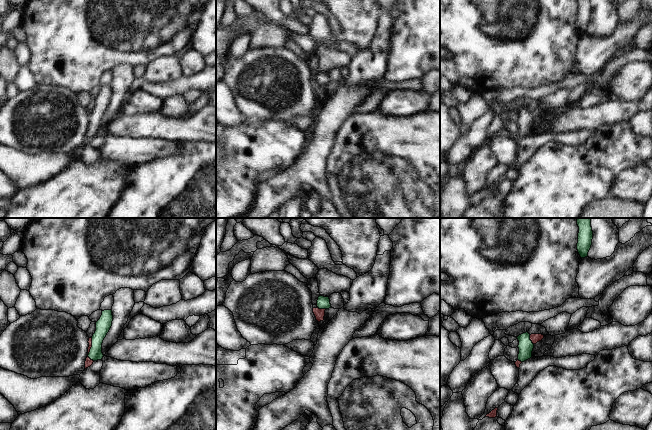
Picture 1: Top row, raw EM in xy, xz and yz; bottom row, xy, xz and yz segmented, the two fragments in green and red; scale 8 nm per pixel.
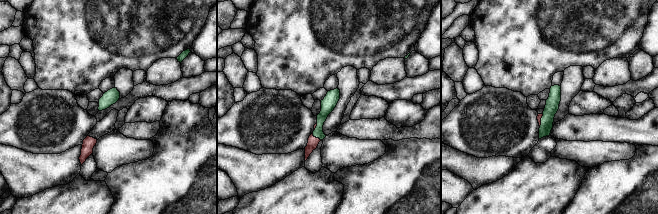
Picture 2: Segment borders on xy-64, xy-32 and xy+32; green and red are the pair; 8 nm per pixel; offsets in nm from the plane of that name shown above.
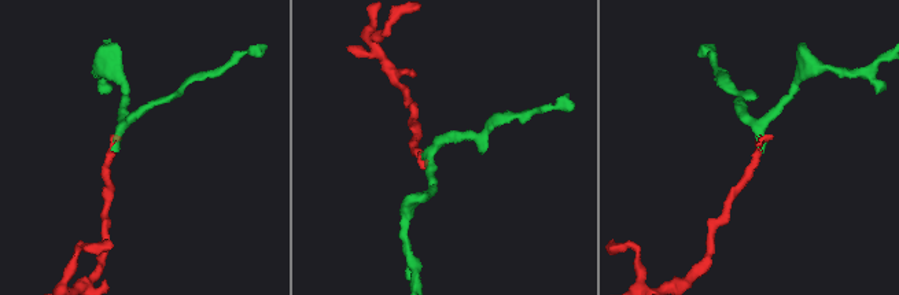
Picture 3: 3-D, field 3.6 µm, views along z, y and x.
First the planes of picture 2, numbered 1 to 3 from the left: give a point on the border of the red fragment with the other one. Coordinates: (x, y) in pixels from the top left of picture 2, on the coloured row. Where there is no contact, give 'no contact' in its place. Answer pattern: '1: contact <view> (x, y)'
1: no contact
2: contact xy-32 (316, 137)
3: contact xy+32 (541, 119)

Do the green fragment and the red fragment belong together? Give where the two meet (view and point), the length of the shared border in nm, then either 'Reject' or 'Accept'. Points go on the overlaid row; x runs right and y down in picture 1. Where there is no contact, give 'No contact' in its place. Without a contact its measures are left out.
Touches green at yz (530, 340). Shared border 90 nm. Accept

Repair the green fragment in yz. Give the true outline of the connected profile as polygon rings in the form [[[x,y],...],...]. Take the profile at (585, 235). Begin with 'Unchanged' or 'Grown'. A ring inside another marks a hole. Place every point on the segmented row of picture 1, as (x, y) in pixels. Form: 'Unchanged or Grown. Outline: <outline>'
Unchanged. Outline: [[[577,218],[579,227],[577,250],[581,258],[588,256],[592,245],[593,231],[591,227],[591,218]]]

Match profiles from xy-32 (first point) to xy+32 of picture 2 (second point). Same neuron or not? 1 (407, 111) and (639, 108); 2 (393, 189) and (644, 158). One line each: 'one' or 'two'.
1: two
2: one

